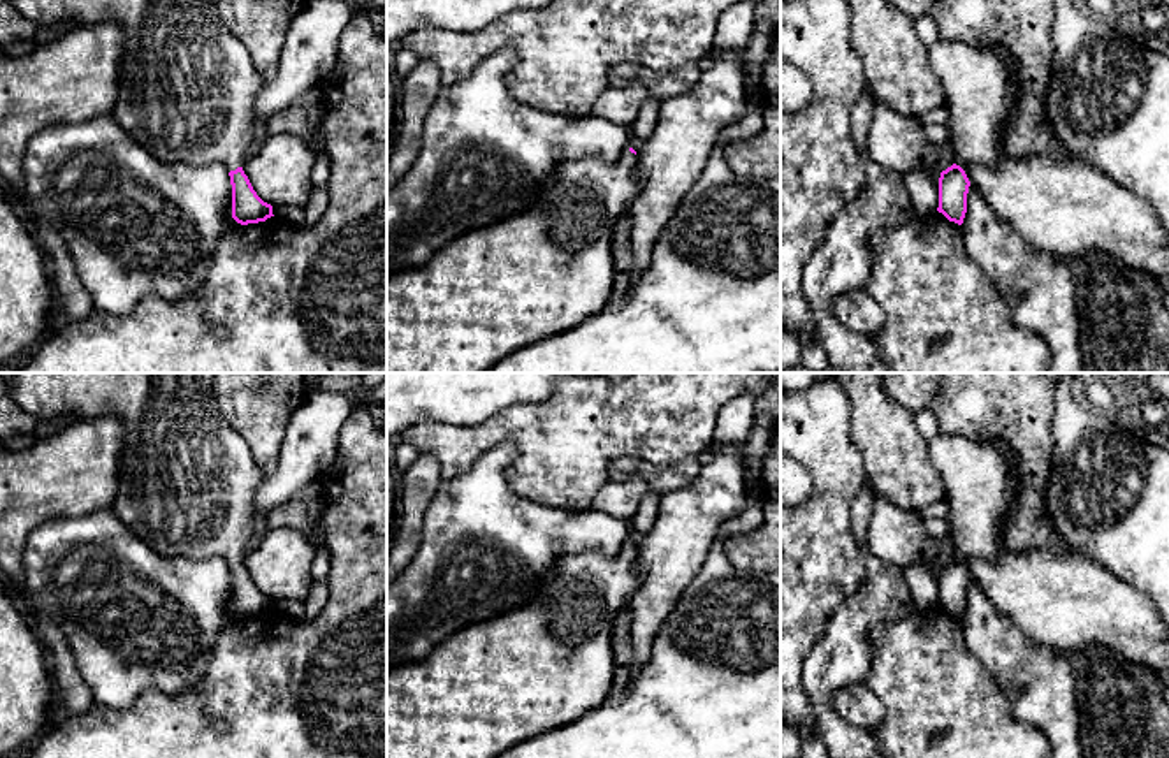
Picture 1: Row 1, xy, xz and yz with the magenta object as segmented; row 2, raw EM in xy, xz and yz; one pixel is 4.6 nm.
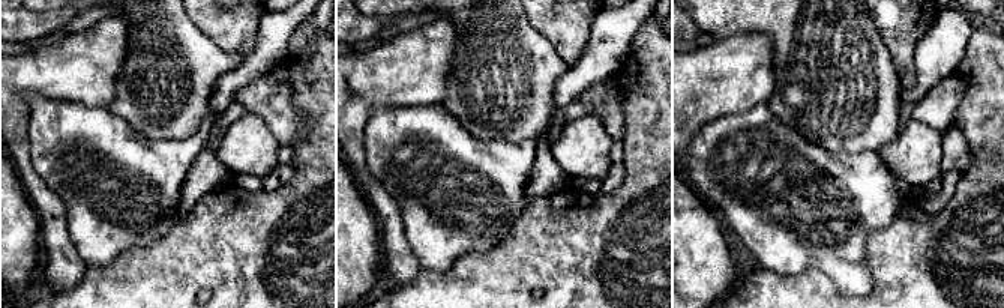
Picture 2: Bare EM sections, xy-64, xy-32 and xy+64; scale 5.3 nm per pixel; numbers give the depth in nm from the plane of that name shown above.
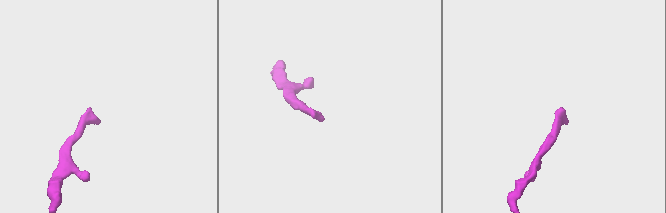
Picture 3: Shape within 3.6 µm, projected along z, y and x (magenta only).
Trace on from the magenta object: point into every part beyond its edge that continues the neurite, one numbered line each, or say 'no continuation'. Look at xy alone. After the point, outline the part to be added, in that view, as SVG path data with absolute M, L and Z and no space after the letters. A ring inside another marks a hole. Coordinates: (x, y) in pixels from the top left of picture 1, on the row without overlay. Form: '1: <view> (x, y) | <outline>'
1: xy (187, 482) | M2 373L16 405L39 417L98 419L113 415L125 426L120 487L111 512L155 552L206 561L223 558L227 565L251 552L255 491L262 471L246 440L225 420L213 394L216 373Z

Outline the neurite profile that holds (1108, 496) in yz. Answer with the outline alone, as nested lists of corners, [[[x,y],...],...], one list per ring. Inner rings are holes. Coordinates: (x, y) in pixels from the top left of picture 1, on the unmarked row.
[[[1058,387],[1046,512],[1078,558],[1093,561],[1153,600],[1169,624],[1169,450],[1122,419],[1081,408]]]

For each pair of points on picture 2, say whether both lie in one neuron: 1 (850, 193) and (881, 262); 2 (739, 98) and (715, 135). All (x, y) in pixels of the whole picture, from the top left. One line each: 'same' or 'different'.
1: different
2: different

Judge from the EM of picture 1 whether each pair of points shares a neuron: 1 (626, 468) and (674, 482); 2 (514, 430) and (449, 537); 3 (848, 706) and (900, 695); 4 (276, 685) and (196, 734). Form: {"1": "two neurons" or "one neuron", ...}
{"1": "one neuron", "2": "two neurons", "3": "two neurons", "4": "one neuron"}

